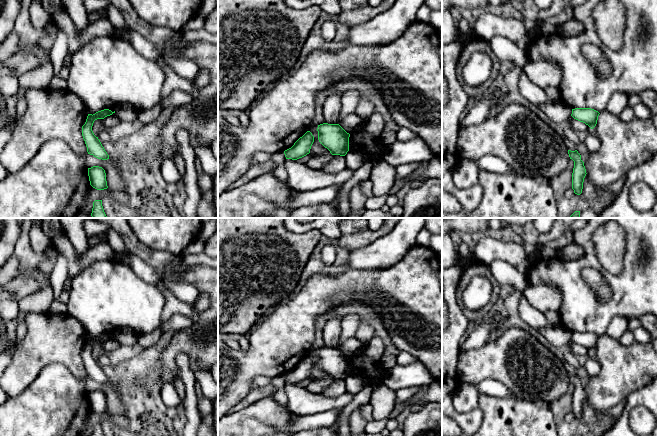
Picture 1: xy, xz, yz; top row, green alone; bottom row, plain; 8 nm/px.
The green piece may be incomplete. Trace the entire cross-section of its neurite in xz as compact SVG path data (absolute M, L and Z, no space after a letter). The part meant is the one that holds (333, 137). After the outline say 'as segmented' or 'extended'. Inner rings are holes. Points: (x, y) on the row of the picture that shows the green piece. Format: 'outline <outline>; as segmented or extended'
outline M339 124L318 125L318 140L332 155L345 156L349 151L349 137Z; as segmented

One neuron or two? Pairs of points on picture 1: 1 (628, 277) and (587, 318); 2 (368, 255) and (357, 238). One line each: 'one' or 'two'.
1: one
2: two

